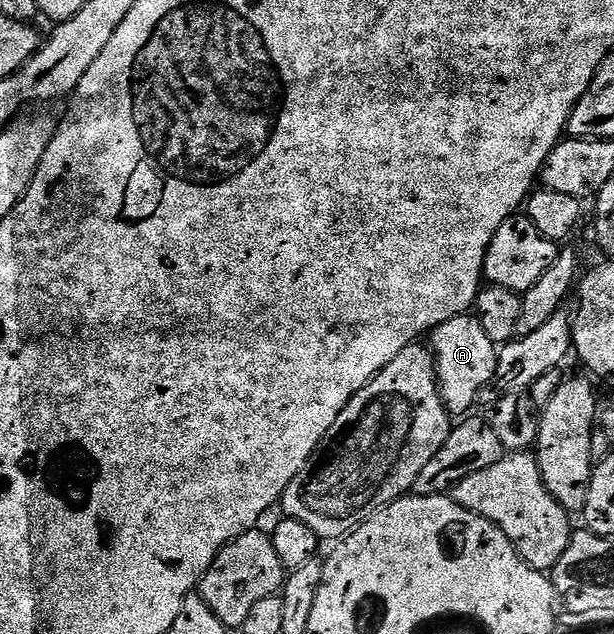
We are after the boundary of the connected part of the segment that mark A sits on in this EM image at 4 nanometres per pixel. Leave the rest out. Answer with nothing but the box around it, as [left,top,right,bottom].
[430,314,498,417]

